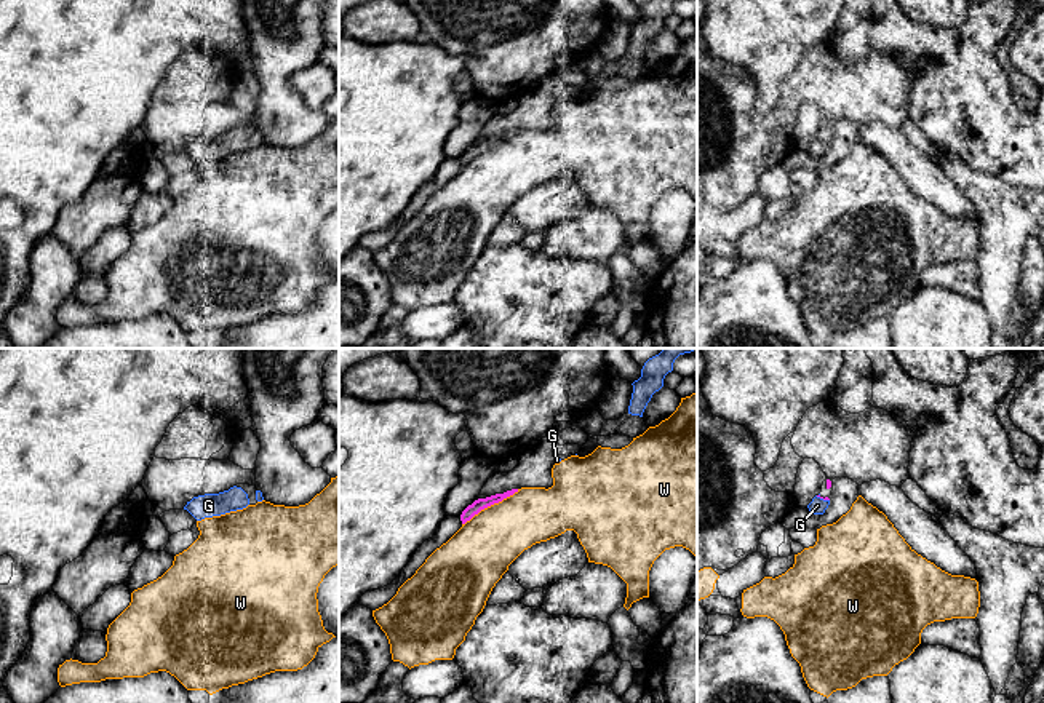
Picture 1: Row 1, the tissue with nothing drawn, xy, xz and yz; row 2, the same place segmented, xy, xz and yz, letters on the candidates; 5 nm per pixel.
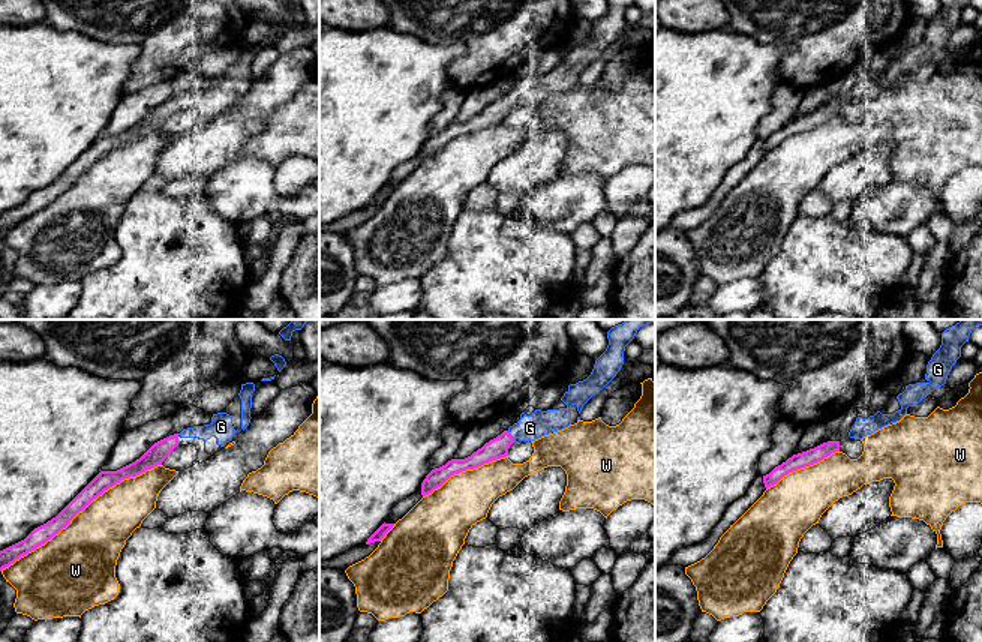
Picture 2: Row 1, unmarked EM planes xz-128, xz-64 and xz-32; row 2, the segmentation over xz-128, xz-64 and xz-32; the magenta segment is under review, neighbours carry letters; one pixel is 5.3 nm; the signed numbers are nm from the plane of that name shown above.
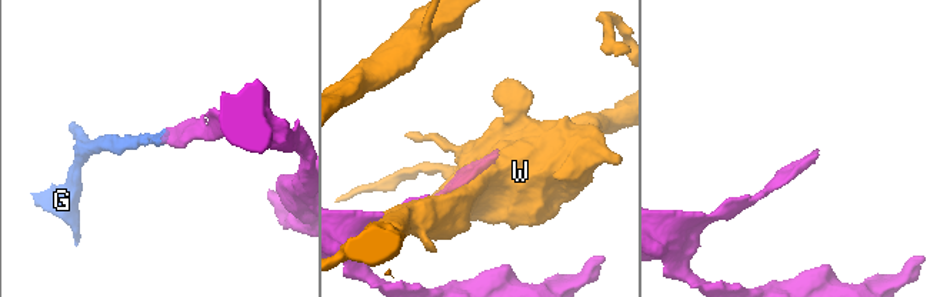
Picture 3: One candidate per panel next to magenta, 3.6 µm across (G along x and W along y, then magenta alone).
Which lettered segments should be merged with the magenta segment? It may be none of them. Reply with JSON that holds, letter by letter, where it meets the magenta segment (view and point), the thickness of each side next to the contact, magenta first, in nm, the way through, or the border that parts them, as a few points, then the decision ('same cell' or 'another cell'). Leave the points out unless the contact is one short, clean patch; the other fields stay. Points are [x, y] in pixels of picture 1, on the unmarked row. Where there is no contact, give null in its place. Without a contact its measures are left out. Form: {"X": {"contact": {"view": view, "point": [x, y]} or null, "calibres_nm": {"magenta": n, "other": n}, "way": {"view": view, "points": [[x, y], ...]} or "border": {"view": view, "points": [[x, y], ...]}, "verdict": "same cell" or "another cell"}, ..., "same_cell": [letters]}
{"G": {"contact": {"view": "yz", "point": [822, 139]}, "calibres_nm": {"magenta": 20, "other": 80}, "verdict": "same cell"}, "W": {"contact": {"view": "xz", "point": [490, 147]}, "calibres_nm": {"magenta": 60, "other": 320}, "verdict": "another cell"}, "same_cell": ["G"]}

